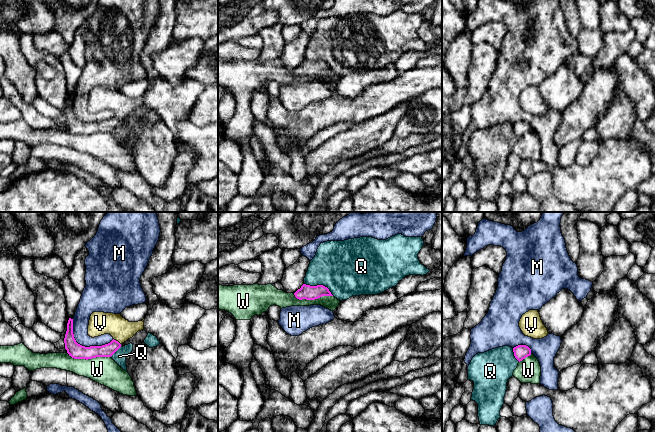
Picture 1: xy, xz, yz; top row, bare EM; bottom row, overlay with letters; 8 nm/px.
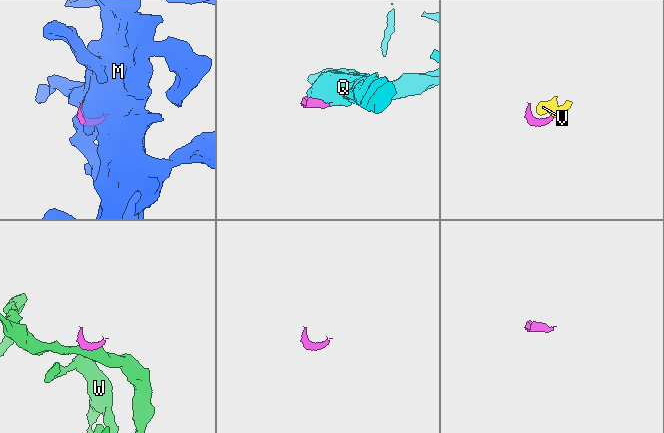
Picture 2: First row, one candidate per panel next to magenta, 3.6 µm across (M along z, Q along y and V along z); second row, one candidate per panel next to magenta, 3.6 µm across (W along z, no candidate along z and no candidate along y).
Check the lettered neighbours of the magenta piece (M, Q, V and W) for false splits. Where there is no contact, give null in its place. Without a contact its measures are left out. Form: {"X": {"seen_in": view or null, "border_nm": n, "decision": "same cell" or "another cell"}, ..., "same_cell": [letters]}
{"M": {"seen_in": "xy", "border_nm": 380, "decision": "another cell"}, "Q": {"seen_in": "xz", "border_nm": 260, "decision": "another cell"}, "V": {"seen_in": "xy", "border_nm": 80, "decision": "same cell"}, "W": {"seen_in": "xy", "border_nm": 360, "decision": "another cell"}, "same_cell": ["V"]}

